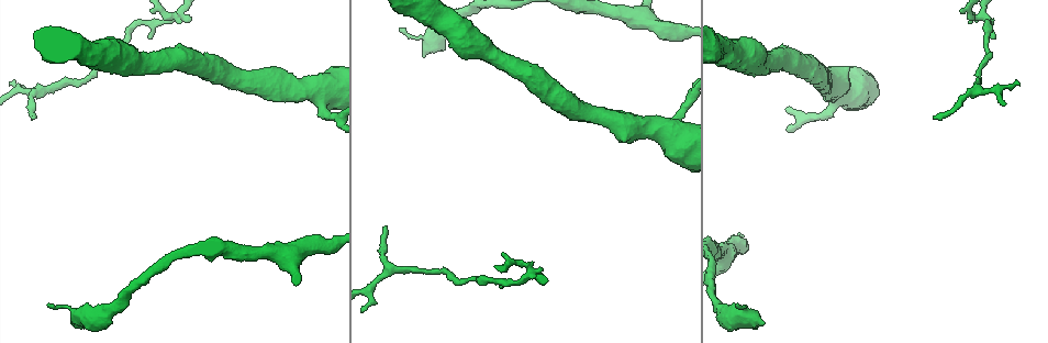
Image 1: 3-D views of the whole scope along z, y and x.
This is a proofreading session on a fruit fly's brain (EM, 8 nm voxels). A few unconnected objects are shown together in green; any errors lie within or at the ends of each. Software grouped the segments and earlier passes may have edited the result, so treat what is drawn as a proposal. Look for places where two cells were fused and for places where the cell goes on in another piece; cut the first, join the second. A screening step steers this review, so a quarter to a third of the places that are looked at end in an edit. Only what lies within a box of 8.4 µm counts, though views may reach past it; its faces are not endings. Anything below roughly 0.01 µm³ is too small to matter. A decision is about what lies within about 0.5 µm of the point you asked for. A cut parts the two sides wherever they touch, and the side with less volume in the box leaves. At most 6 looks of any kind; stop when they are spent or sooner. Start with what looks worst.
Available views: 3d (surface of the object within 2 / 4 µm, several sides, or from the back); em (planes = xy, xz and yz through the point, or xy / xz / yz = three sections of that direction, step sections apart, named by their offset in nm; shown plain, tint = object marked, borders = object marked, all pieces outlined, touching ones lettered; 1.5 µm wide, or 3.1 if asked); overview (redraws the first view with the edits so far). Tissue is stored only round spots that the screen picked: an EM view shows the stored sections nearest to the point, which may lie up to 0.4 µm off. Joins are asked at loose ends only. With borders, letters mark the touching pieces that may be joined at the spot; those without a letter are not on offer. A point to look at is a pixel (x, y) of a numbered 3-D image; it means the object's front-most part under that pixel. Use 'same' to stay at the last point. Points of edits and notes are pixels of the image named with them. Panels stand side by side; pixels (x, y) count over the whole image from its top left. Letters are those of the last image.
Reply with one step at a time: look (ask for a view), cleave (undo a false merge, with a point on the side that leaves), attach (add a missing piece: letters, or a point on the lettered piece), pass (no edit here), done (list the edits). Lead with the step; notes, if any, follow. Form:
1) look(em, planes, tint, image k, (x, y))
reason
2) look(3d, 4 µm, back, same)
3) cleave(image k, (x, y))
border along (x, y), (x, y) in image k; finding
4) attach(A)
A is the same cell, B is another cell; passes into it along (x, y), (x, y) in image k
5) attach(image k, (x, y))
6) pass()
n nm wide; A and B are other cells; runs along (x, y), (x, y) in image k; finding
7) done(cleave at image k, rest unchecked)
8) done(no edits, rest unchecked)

look(em, planes, borders, image 1, (737, 304))
tapers out

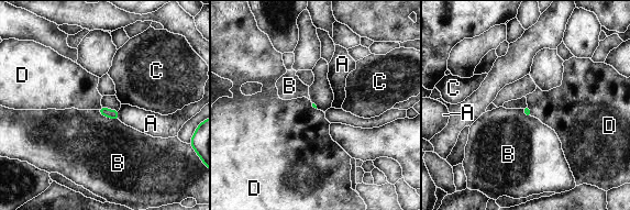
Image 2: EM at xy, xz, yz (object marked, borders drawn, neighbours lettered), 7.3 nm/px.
pass()
B touches over 180 nm; A, B, C and D are other cells; border along (527, 103), (532, 115) in image 2; none of them fits

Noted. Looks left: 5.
look(em, planes, borders, image 1, (934, 117))
free end

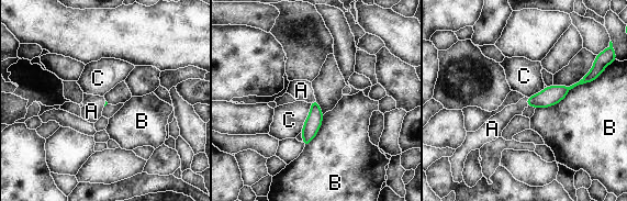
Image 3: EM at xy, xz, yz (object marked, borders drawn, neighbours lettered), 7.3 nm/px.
attach(A)
B touches over 550 nm; A is the same cell, B and C are other cells; passes into it along (552, 95), (527, 102), (500, 121) in image 3; the cell continues

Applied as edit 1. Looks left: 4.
look(overview)
redraw

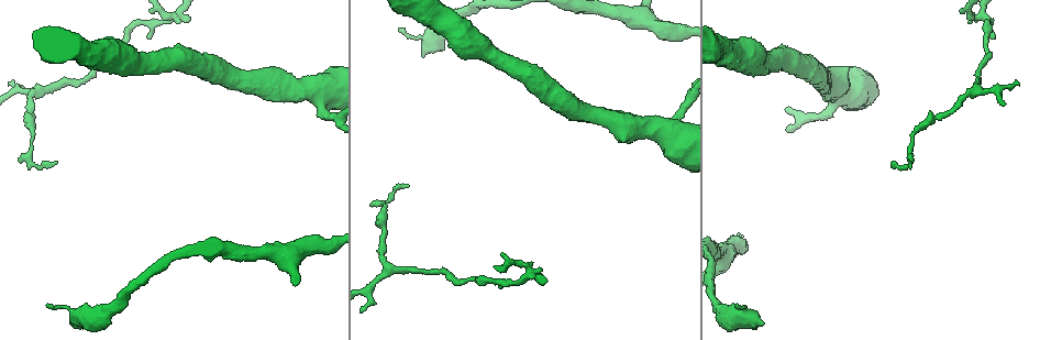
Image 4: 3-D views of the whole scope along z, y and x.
look(3d, 4 µm, image 4, (528, 273))
sharp bend

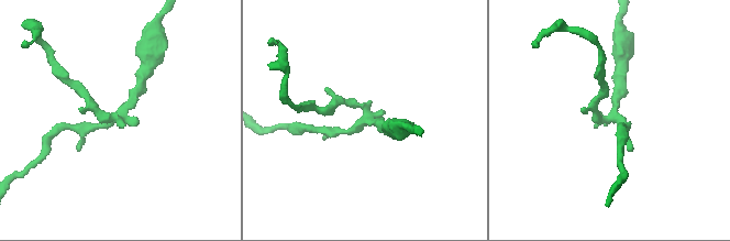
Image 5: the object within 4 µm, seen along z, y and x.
look(em, xy, step 8, tint, image 5, (363, 122))

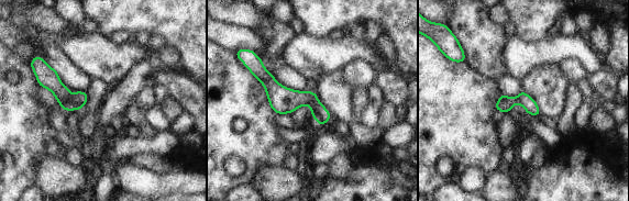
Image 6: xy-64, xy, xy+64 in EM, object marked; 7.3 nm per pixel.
look(em, xz, step 4, borders, same)

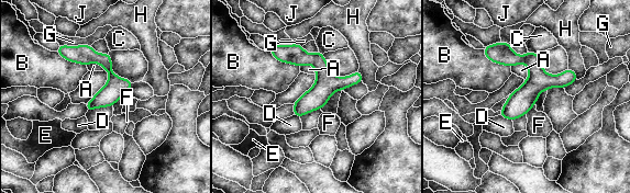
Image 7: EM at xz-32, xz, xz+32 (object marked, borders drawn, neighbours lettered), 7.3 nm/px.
pass()
150 nm wide; A, B, C, D, E, F, G, H and J are other cells; runs along (275, 47), (311, 59), (333, 81), (360, 79) in image 7; one cell here

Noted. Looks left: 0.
done(attach at image 3, rest unchecked)

